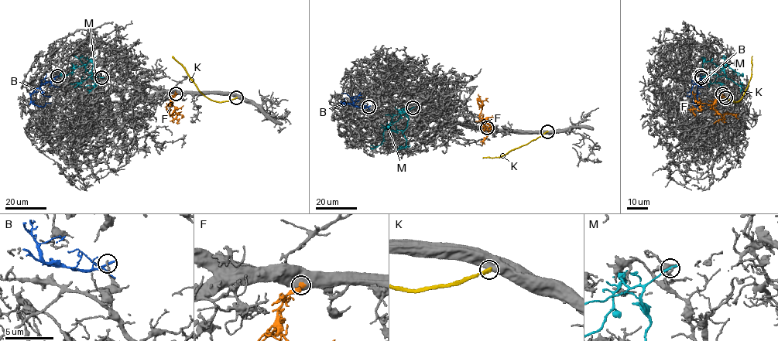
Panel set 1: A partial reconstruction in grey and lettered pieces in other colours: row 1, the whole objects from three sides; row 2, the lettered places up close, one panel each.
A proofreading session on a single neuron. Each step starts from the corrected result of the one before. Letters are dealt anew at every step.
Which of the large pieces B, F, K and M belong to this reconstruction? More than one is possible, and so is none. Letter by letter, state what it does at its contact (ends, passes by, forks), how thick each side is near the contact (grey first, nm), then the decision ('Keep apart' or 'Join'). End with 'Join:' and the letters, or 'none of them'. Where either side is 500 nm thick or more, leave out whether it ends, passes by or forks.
B: It ends there. Thickness 200 nm (grey) against 320 nm. Keep apart
F: Thickness 900 nm (grey) against 400 nm. Join
K: Thickness 800 nm (grey) against 380 nm. Keep apart
M: It ends there. Thickness 220 nm (grey) against 320 nm. Keep apart
Join: F

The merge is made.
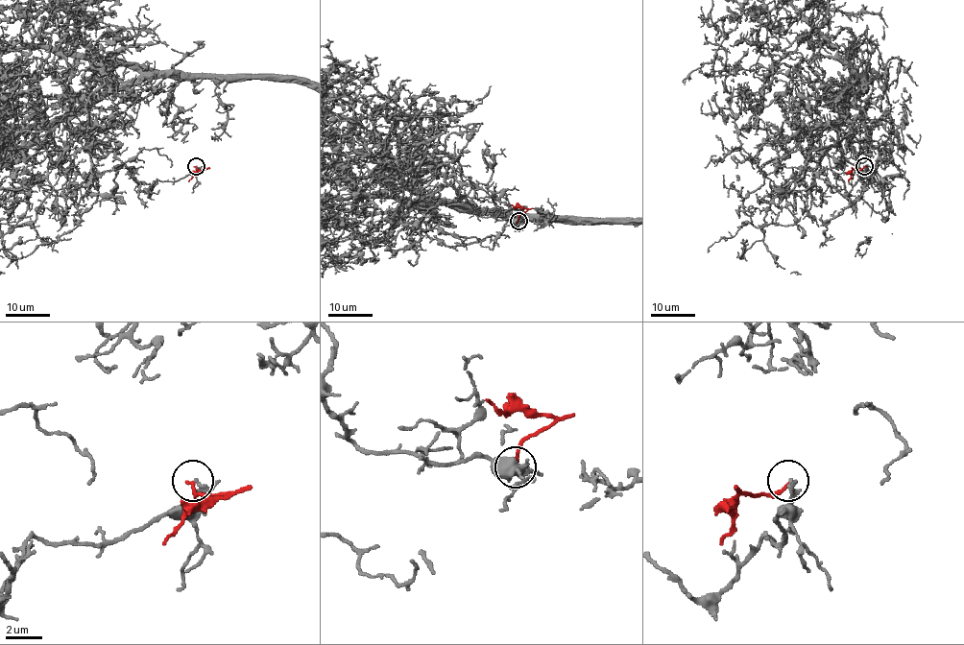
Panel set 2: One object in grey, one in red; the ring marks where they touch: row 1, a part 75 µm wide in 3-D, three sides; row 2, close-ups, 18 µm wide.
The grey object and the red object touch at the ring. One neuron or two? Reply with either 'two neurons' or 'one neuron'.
two neurons

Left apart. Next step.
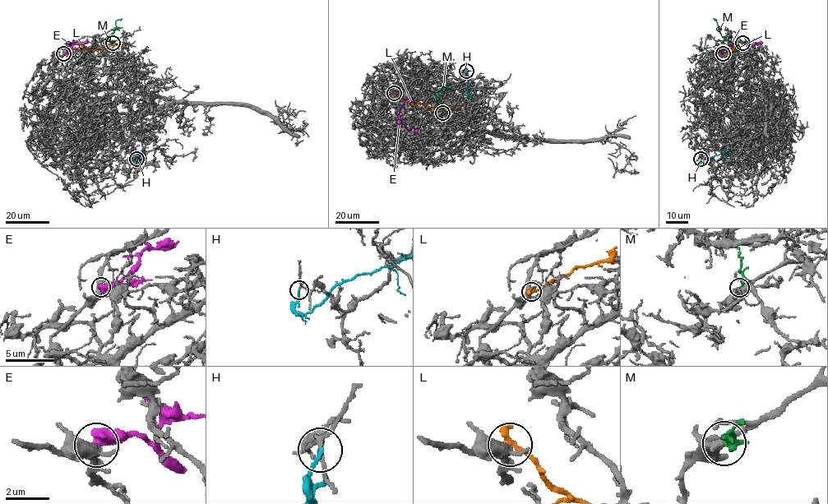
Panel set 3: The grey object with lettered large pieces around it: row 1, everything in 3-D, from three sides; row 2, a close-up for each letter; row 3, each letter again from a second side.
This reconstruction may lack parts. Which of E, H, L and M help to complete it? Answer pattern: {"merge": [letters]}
{"merge": ["H"]}

